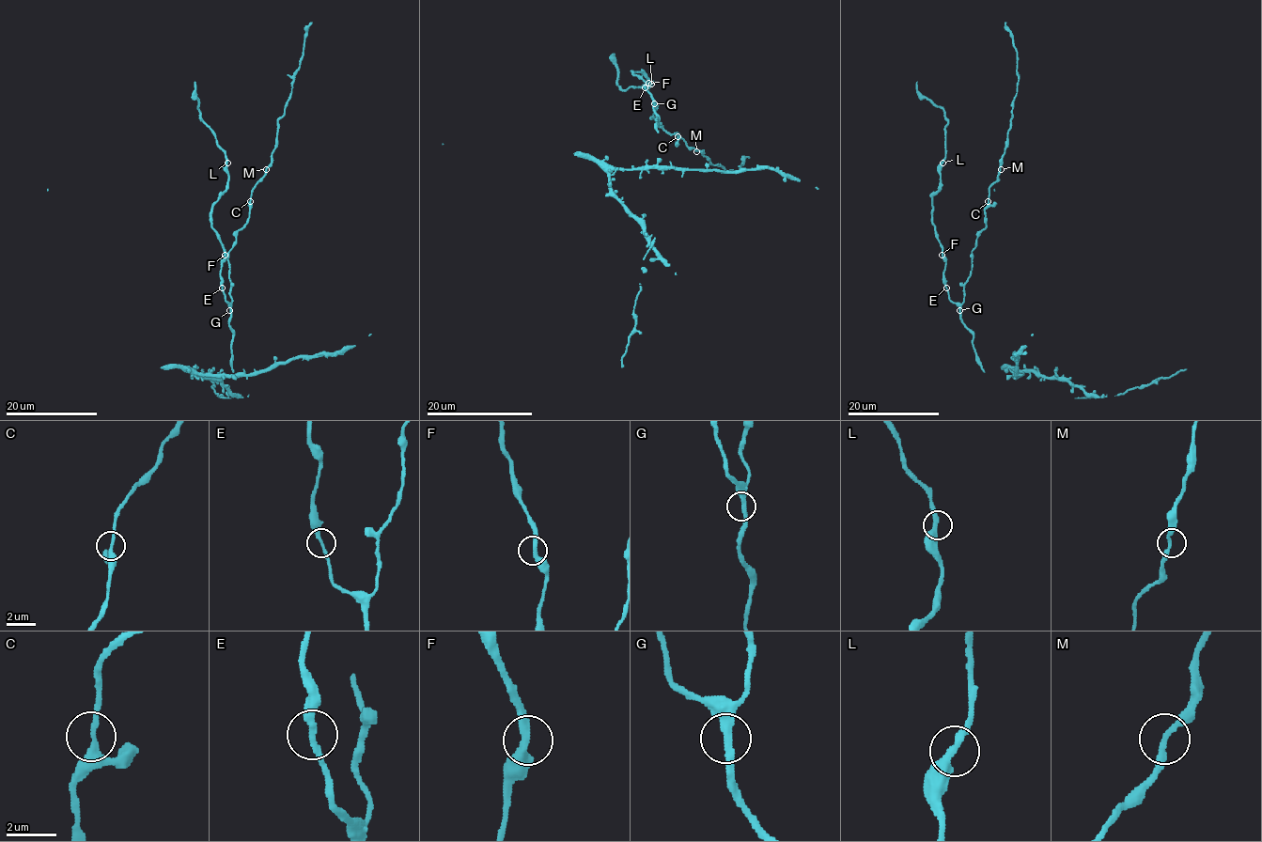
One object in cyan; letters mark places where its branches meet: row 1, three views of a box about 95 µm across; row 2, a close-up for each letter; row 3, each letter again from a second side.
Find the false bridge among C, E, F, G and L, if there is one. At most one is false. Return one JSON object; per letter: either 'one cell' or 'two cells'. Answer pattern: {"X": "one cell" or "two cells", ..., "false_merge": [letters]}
{"C": "one cell", "E": "one cell", "F": "one cell", "G": "one cell", "L": "one cell", "false_merge": []}

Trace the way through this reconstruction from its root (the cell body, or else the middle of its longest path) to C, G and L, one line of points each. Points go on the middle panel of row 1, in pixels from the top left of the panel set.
C: (647, 92), (657, 108), (651, 116), (670, 134), (677, 132), (677, 136)
G: (647, 92), (654, 103)
L: (647, 92), (644, 86), (647, 84), (632, 72), (641, 72), (652, 81), (651, 84)

